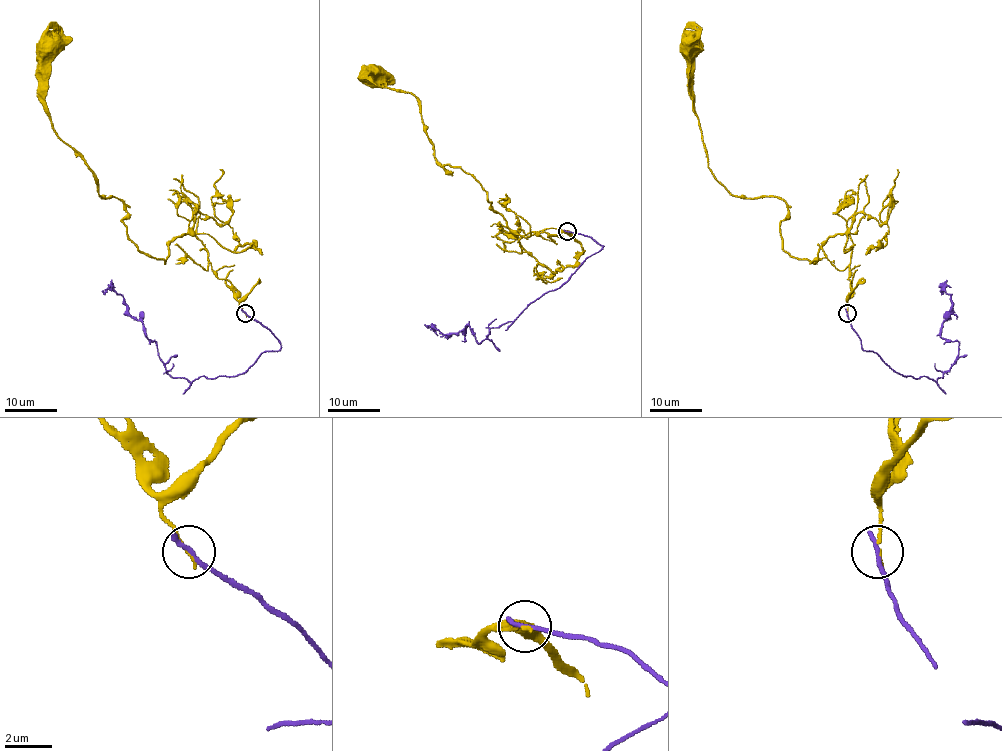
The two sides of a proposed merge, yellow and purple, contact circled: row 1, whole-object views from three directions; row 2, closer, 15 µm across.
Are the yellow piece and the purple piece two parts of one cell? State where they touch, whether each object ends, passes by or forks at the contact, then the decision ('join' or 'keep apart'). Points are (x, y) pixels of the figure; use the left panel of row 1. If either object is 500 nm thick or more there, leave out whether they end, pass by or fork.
(245, 313) | yellow ends | purple ends | keep apart

